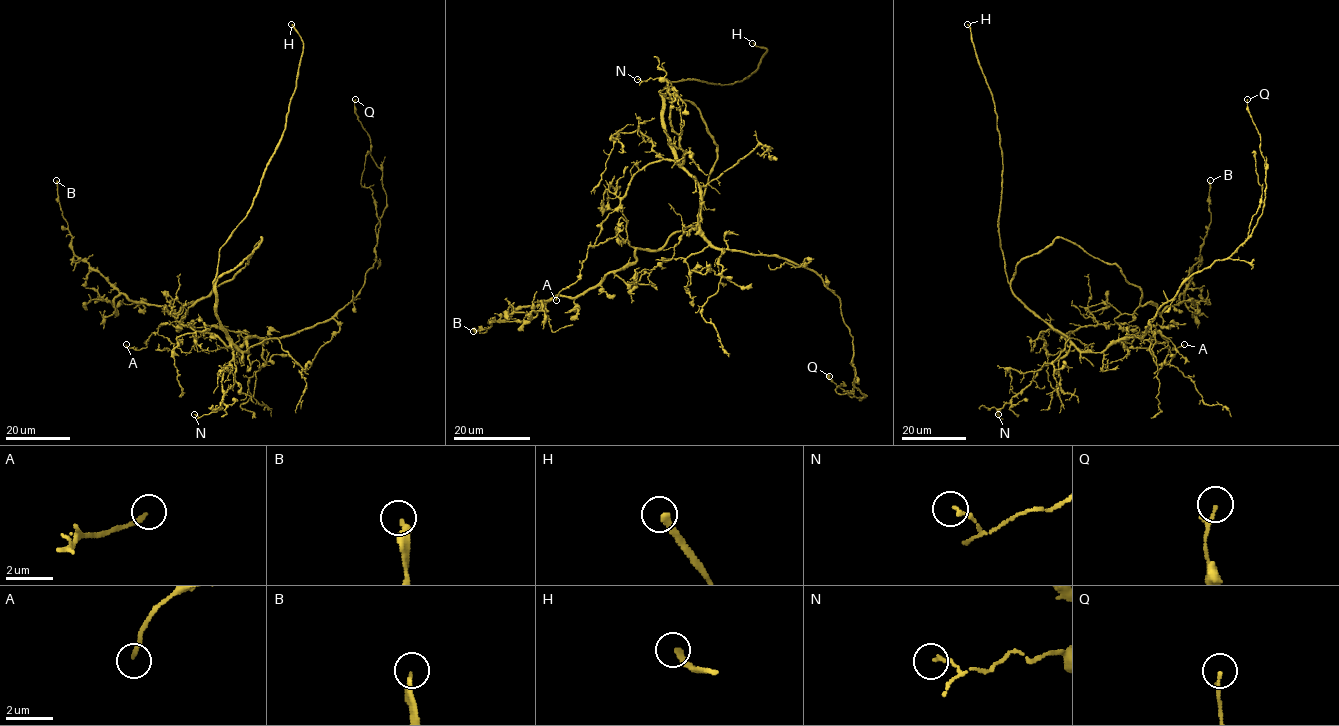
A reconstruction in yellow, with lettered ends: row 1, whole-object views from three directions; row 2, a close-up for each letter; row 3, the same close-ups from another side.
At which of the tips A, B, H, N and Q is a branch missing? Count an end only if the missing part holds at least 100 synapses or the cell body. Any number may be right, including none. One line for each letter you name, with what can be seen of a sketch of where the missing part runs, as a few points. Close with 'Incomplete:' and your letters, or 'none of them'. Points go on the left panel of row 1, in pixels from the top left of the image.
Incomplete: H

